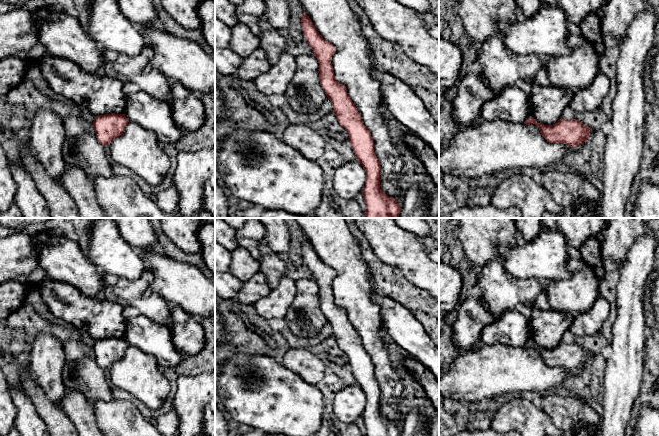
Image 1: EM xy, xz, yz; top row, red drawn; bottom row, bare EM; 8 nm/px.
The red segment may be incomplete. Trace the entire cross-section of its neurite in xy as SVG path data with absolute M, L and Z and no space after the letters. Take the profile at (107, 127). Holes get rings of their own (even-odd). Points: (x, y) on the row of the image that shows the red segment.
M116 113L95 116L93 127L98 141L109 146L112 163L129 168L154 188L162 183L171 168L171 161L152 131L128 121L124 114Z

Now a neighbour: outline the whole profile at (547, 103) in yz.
M569 34L566 44L571 49L570 54L547 59L546 70L551 85L532 83L529 94L531 117L540 124L557 123L572 100L573 90L590 86L600 72L600 55L582 35Z

